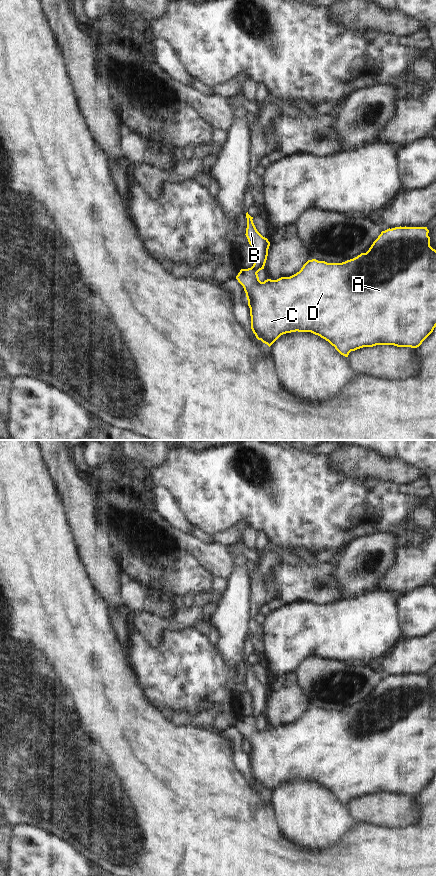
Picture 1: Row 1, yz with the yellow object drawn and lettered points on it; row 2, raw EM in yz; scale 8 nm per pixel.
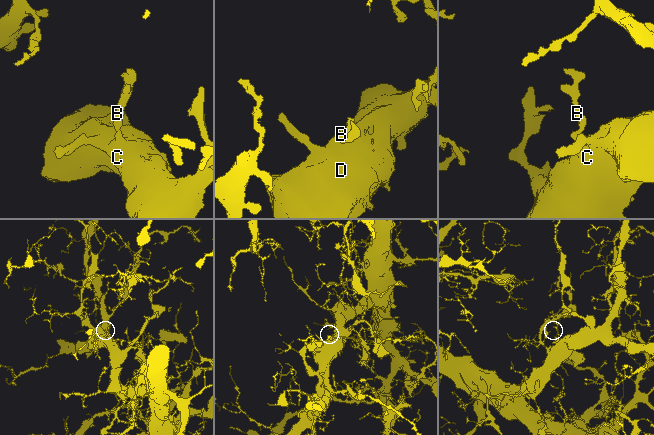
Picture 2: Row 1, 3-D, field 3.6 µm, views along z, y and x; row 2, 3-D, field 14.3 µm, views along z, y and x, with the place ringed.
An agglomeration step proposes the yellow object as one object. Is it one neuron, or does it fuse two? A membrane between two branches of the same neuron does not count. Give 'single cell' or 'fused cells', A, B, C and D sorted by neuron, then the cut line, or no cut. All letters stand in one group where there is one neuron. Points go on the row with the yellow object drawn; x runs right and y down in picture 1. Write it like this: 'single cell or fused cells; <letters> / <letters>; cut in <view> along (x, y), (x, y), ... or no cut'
single cell; A B C D; no cut

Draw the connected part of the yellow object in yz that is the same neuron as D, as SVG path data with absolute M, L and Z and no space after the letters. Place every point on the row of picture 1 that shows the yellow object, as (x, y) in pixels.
M246 213L247 228L246 237L254 252L254 264L251 268L241 269L236 279L243 286L248 300L251 316L251 329L258 340L267 344L269 347L283 334L291 332L311 332L328 341L343 356L348 357L351 351L363 347L373 347L376 345L394 345L397 347L417 348L433 332L436 327L436 250L430 246L429 230L427 227L395 227L382 231L378 238L373 242L366 253L361 253L357 257L342 263L327 263L316 259L308 260L301 270L290 277L281 277L277 280L267 279L261 282L258 272L264 269L270 242L263 237L253 223L253 217Z

